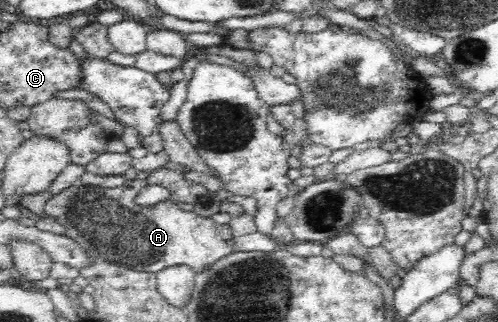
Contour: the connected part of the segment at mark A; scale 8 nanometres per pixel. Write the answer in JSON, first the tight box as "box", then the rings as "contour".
{"box":[44,178,234,275],"contour":[[[135,178],[116,189],[91,189],[83,188],[81,181],[77,180],[73,186],[48,199],[44,213],[63,224],[67,236],[74,239],[90,256],[102,257],[107,262],[137,271],[156,274],[162,269],[187,266],[199,275],[205,269],[213,268],[213,265],[221,259],[234,253],[234,237],[229,224],[218,224],[212,216],[203,217],[194,211],[183,211],[172,201],[163,201],[151,209],[142,209],[135,205],[135,197],[146,185],[146,179]]]}

